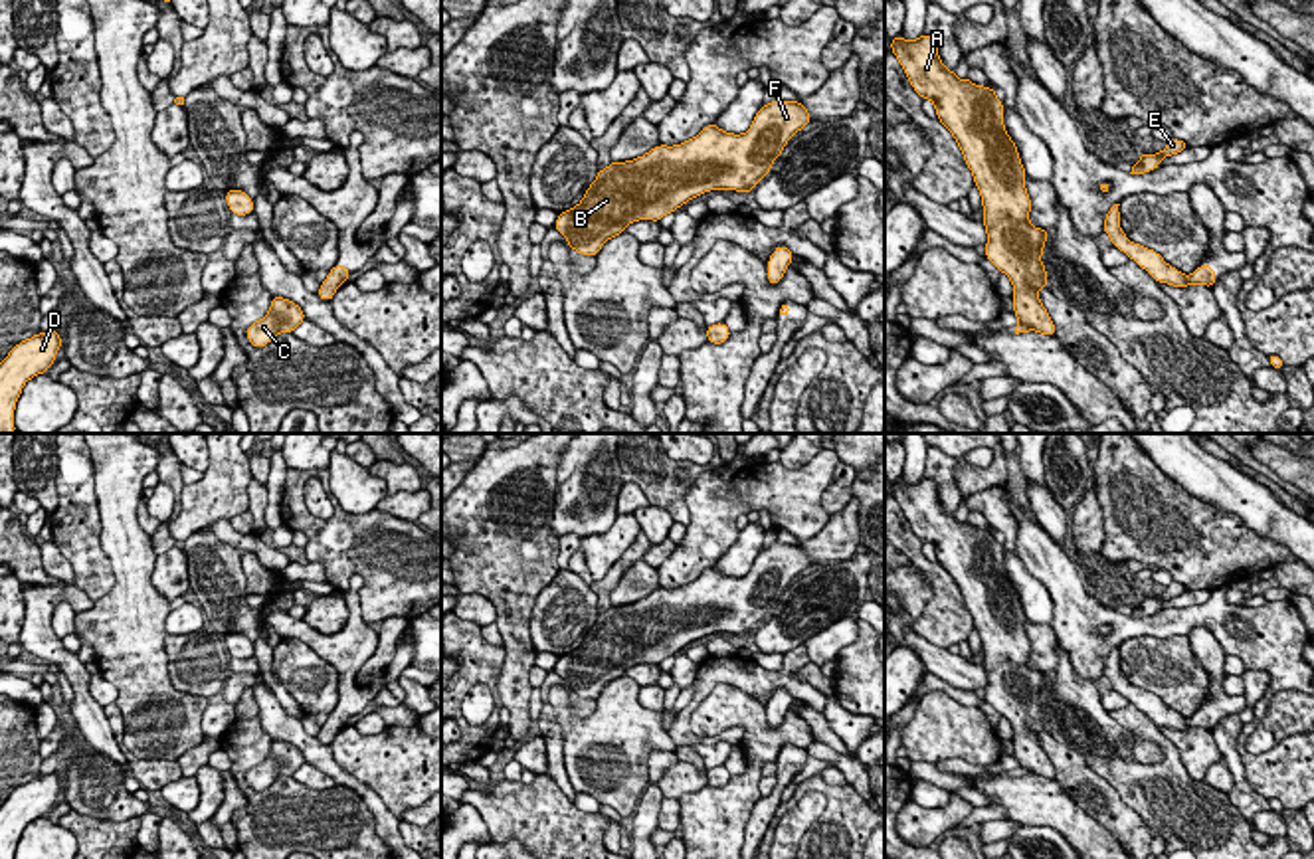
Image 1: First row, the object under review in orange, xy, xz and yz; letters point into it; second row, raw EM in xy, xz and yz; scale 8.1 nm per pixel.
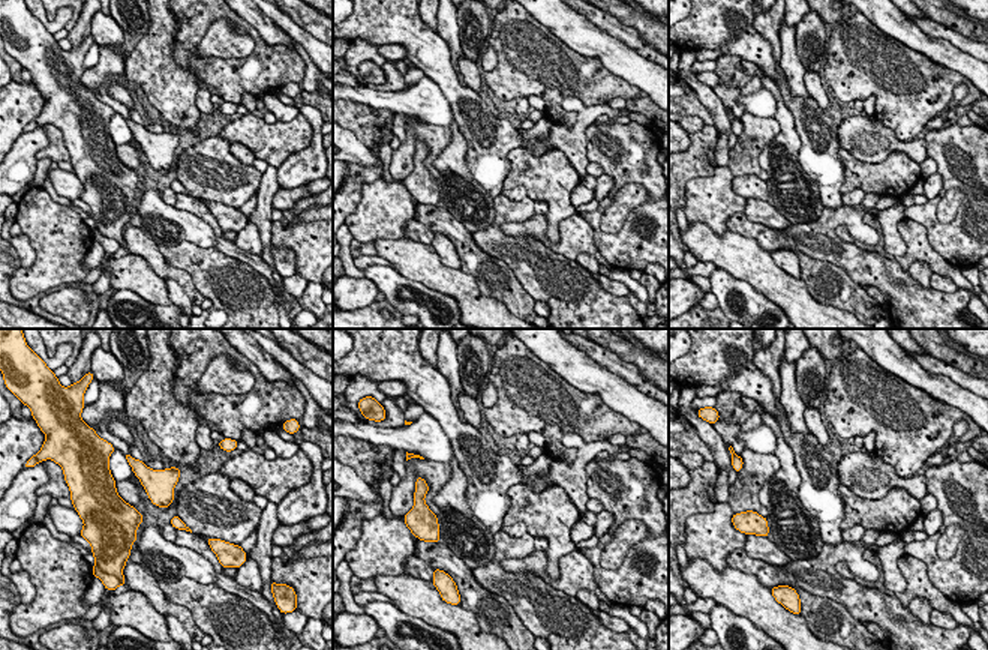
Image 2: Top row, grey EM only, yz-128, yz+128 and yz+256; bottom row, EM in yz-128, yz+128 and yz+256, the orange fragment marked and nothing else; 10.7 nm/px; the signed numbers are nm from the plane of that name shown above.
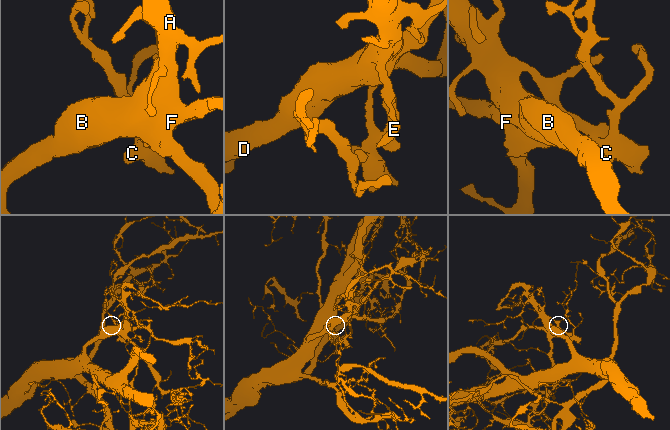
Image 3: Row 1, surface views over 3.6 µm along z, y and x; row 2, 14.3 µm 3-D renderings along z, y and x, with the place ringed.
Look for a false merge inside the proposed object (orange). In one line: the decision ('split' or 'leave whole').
leave whole

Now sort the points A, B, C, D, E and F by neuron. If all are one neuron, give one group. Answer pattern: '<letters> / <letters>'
A B C D E F

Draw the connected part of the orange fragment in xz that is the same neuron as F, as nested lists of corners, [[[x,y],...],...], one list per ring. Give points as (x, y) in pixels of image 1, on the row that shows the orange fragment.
[[[776,97],[770,105],[760,107],[750,129],[742,135],[720,131],[710,123],[681,144],[659,144],[633,160],[610,162],[604,170],[598,170],[582,202],[560,212],[554,226],[572,249],[596,257],[602,245],[623,234],[629,224],[639,220],[659,222],[704,192],[736,190],[750,194],[768,176],[788,141],[809,123],[811,117],[801,101]]]

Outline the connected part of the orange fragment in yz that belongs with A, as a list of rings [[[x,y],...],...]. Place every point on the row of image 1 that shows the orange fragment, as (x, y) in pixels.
[[[900,34],[891,40],[891,49],[914,91],[934,103],[938,121],[952,133],[972,170],[984,206],[986,257],[1013,285],[1015,334],[1035,331],[1055,336],[1055,323],[1039,301],[1039,291],[1049,287],[1041,263],[1049,232],[1029,222],[1027,174],[1005,131],[995,89],[970,77],[958,79],[956,71],[946,69],[934,36],[904,40]]]

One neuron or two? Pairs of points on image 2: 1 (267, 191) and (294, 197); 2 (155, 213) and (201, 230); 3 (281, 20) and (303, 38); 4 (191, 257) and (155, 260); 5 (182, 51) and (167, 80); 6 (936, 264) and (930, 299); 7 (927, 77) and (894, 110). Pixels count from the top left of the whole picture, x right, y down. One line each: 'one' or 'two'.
1: two
2: one
3: one
4: two
5: two
6: two
7: one

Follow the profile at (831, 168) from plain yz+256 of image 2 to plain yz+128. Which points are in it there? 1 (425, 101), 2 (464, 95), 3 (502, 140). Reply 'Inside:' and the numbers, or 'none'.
Inside: 2, 3

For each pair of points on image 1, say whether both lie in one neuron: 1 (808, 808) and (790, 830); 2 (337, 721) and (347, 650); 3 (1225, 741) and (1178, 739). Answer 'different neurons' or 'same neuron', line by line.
1: same neuron
2: same neuron
3: different neurons

